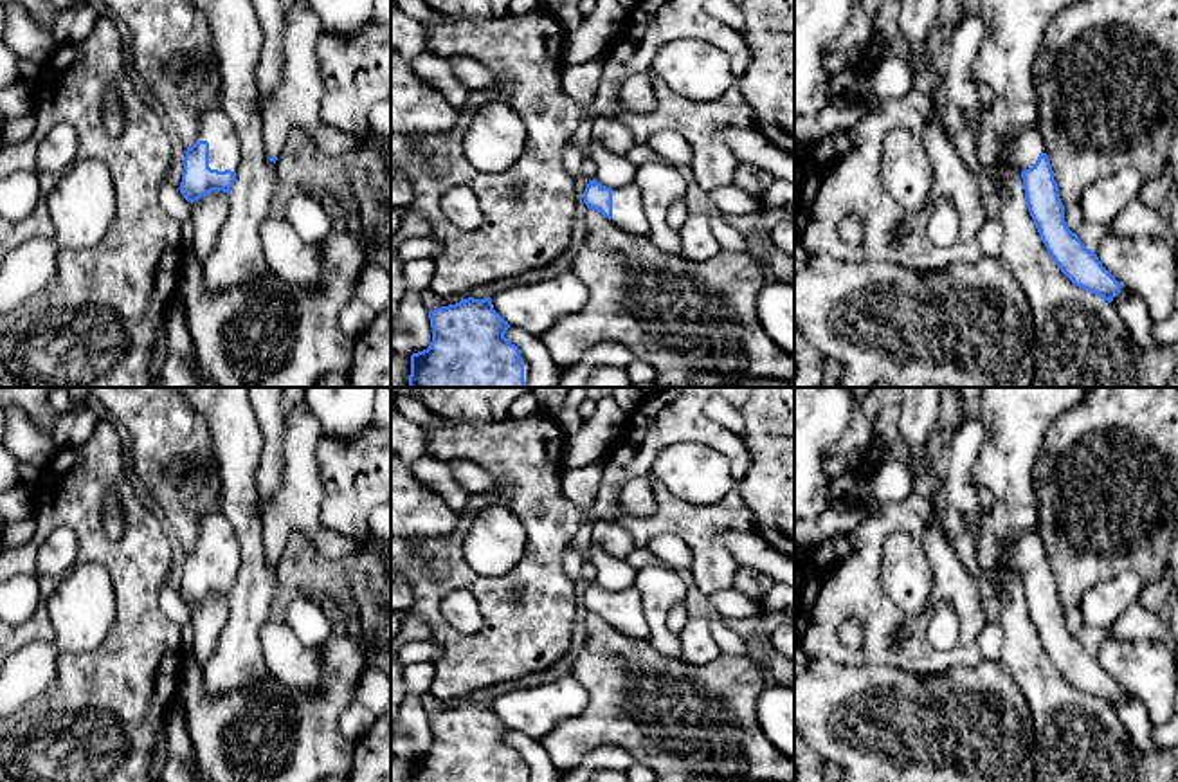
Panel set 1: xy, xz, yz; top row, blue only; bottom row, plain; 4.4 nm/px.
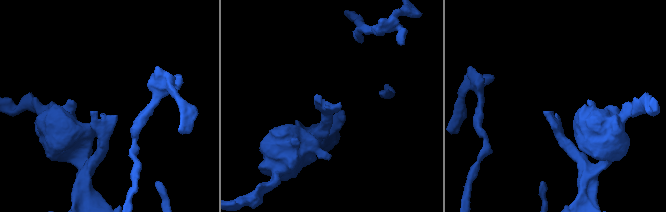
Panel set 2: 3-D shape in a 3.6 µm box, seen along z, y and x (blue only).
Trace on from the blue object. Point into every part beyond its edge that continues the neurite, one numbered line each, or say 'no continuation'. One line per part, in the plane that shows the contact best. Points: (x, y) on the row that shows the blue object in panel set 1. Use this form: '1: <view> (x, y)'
1: xy (217, 128)

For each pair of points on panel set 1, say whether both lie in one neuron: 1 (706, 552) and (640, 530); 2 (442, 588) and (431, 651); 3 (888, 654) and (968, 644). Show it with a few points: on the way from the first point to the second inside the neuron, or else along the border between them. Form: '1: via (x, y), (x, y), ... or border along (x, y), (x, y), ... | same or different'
1: via (690, 536), (681, 527), (656, 527) | same
2: border along (427, 638), (438, 647), (438, 656), (433, 662) | different
3: via (908, 656), (948, 658) | same

